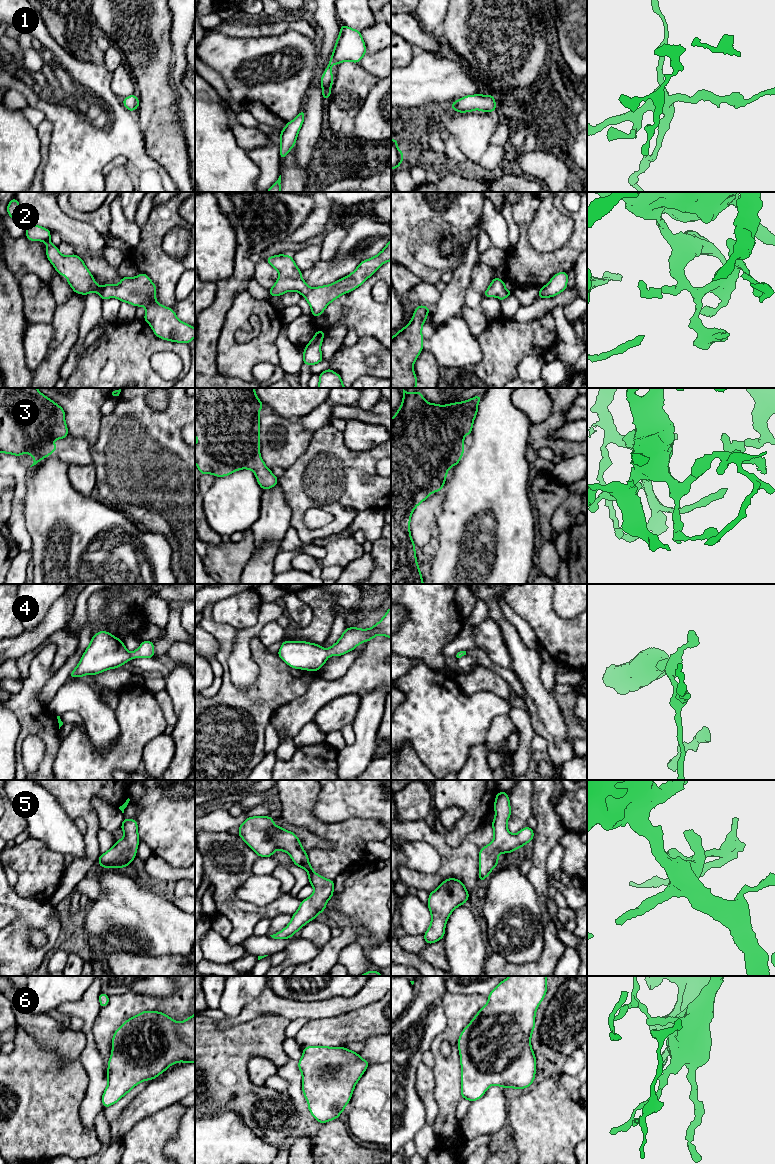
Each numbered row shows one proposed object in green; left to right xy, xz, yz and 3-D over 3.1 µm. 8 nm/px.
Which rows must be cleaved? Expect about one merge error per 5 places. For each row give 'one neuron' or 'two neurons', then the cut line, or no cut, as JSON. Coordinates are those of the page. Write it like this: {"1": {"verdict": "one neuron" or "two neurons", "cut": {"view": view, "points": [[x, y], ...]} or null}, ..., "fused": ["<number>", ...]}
{"1": {"verdict": "one neuron", "cut": null}, "2": {"verdict": "one neuron", "cut": null}, "3": {"verdict": "one neuron", "cut": null}, "4": {"verdict": "one neuron", "cut": null}, "5": {"verdict": "one neuron", "cut": null}, "6": {"verdict": "one neuron", "cut": null}, "fused": []}

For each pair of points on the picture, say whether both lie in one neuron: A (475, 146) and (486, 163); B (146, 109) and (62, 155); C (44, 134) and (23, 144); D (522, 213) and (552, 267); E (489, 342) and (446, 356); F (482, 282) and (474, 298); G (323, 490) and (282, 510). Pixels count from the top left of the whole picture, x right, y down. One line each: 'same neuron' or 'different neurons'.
A: different neurons
B: different neurons
C: different neurons
D: same neuron
E: different neurons
F: same neuron
G: different neurons

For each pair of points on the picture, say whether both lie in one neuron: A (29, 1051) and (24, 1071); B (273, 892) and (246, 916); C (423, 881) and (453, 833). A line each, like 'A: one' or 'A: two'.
A: one
B: two
C: two

